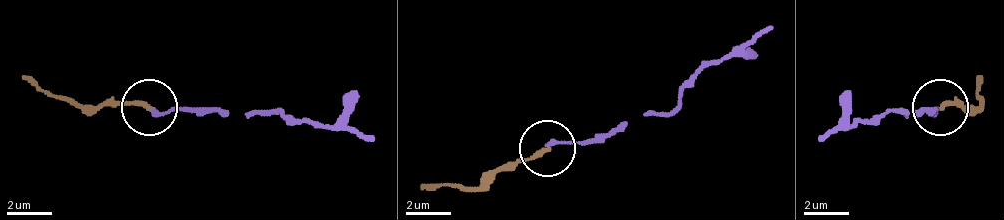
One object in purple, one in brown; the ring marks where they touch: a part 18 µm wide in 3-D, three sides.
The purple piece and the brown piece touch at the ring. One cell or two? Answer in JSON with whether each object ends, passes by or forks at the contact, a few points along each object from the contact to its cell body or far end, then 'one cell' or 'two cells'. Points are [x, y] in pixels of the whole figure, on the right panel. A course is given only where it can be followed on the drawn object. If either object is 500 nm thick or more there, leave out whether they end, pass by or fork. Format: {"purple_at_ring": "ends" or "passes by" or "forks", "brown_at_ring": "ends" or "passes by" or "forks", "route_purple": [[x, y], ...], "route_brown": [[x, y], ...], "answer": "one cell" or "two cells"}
{"purple_at_ring": "ends", "brown_at_ring": "ends", "route_purple": [[939, 109], [838, 125], [821, 142]], "route_brown": [[939, 109], [978, 103], [984, 75]], "answer": "one cell"}

